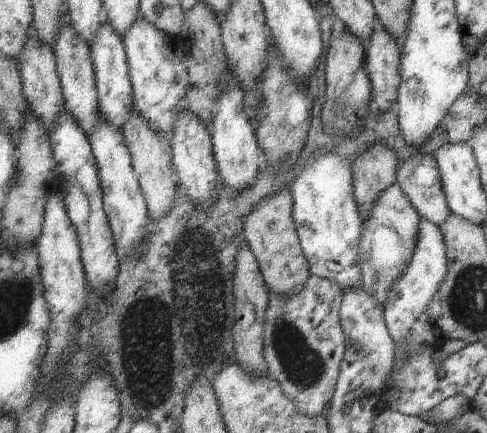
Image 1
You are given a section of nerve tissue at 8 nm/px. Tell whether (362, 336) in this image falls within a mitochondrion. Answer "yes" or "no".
no

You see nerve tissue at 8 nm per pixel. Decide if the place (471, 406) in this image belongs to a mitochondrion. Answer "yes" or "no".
no

